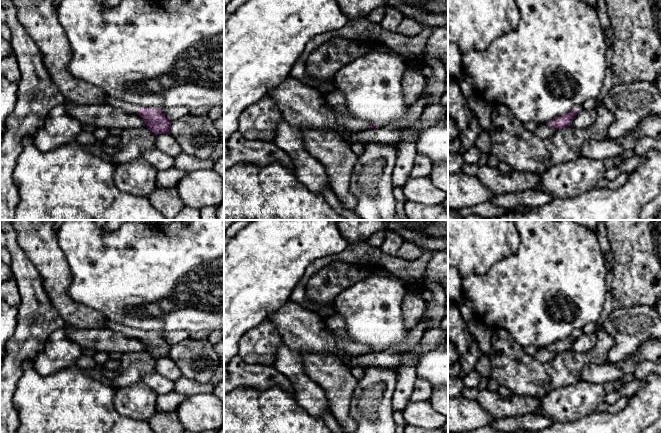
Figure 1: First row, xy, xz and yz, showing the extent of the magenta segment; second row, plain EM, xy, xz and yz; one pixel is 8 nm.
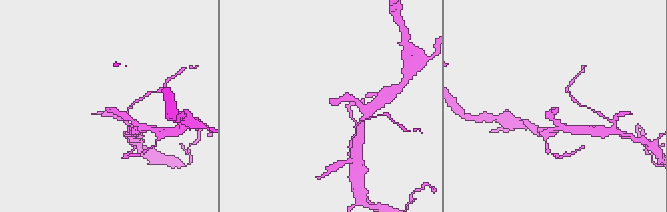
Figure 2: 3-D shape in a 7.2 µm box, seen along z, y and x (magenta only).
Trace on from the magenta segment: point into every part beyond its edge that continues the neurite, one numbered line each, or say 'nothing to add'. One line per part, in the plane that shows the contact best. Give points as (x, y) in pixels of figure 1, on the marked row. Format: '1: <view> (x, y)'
1: xy (130, 108)

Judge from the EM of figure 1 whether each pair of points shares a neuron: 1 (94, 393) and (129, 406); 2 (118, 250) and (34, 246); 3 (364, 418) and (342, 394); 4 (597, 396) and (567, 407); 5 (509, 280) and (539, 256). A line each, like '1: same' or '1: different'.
1: different
2: different
3: different
4: same
5: same

